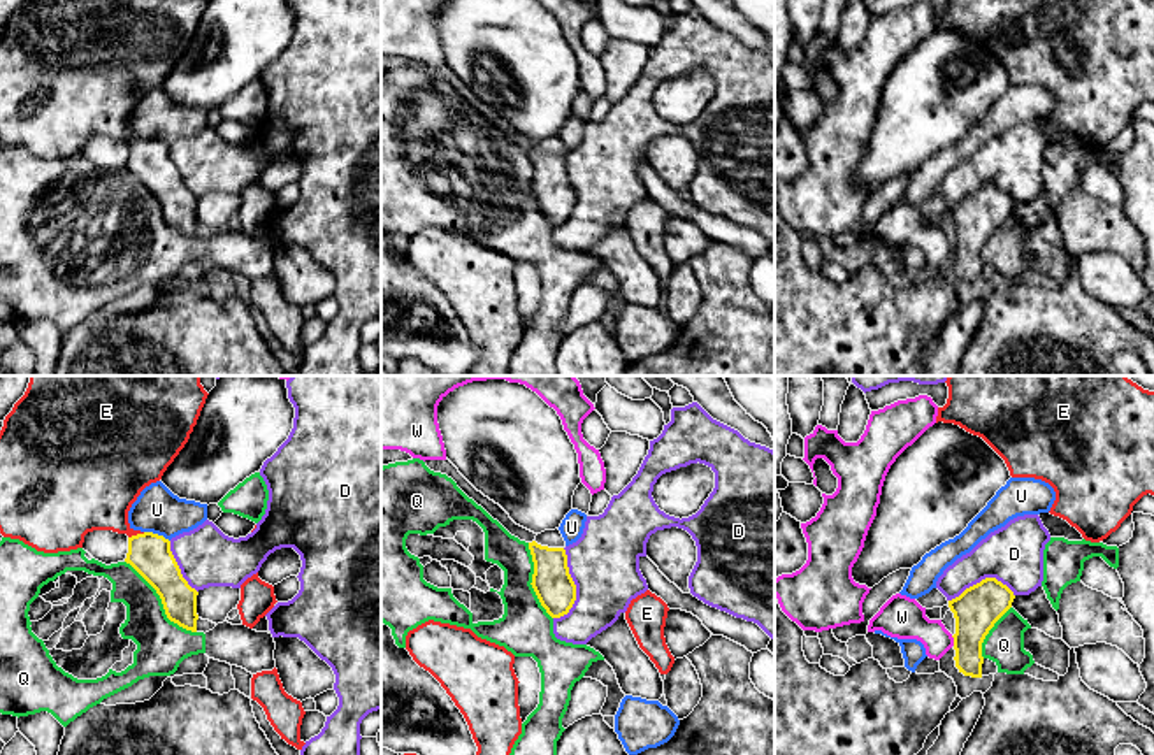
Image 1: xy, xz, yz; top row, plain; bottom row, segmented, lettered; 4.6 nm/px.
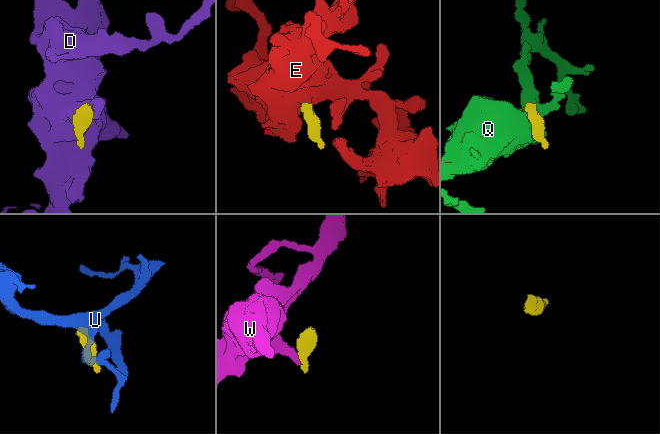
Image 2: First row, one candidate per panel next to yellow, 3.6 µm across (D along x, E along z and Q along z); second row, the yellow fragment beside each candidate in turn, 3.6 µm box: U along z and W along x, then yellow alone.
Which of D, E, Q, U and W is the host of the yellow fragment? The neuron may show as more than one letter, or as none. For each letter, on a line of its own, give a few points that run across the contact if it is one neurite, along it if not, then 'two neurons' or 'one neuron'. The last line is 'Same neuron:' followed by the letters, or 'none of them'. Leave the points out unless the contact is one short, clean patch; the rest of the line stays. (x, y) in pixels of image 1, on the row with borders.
D: line xz (562, 548), (575, 585), (575, 603), (554, 618); two neurons
E: line xy (150, 553), (137, 534), (99, 496); one neuron
Q: two neurons
U: line xy (144, 531), (162, 534), (169, 541); two neurons
W: line yz (951, 636), (954, 645); two neurons
Same neuron: E

